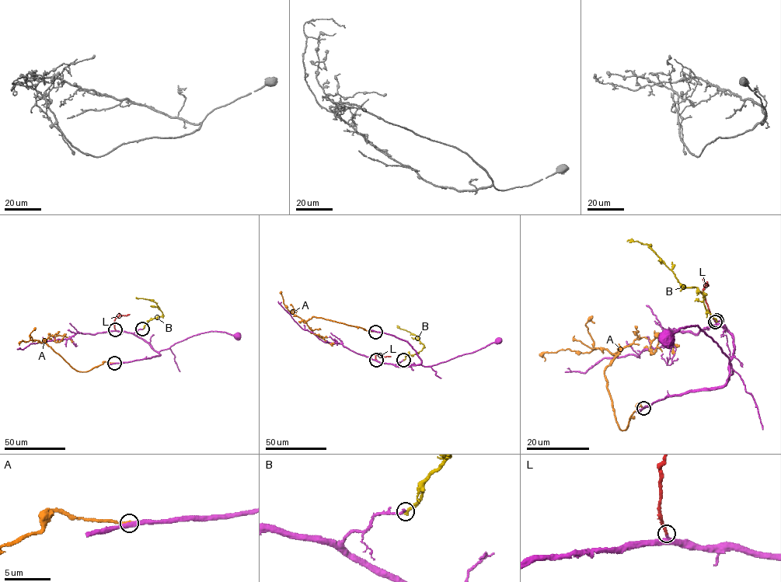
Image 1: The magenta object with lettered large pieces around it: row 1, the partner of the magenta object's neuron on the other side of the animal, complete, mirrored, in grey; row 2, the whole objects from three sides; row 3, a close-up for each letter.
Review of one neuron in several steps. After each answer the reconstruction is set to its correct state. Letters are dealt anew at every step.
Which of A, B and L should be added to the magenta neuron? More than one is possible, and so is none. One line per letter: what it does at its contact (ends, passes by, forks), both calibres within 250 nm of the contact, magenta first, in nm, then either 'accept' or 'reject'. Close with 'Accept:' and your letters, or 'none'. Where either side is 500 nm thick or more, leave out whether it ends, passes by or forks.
A: it ends; calibres 340 and 280 nm; reject
B: it ends; calibres 240 and 280 nm; reject
L: it ends; calibres 200 and 220 nm; accept
Accept: L

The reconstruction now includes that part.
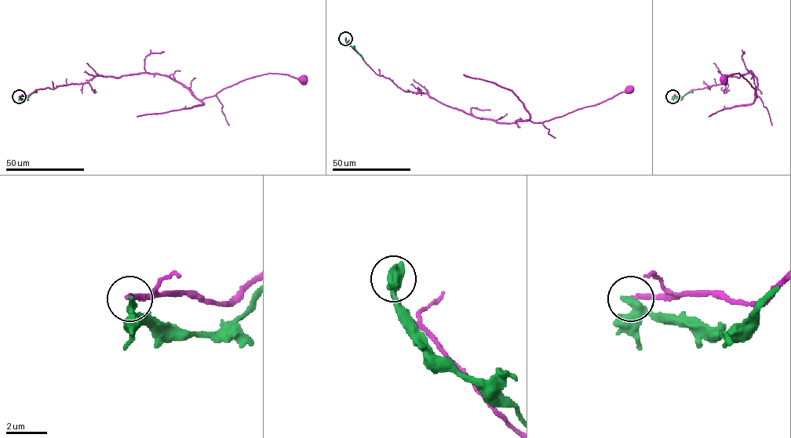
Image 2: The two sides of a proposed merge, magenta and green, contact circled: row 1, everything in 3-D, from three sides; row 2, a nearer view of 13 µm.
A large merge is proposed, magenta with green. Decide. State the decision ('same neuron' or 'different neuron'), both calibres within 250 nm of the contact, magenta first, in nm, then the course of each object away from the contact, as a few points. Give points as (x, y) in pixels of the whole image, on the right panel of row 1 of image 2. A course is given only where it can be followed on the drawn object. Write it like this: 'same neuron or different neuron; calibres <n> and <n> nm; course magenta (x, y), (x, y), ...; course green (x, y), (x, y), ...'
different neuron; calibres 190 and 320 nm; course magenta (672, 96), (725, 83), (727, 75), (751, 73), (757, 78), (755, 99), (756, 97), (739, 74), (723, 80); course green (672, 96), (680, 99), (693, 91)

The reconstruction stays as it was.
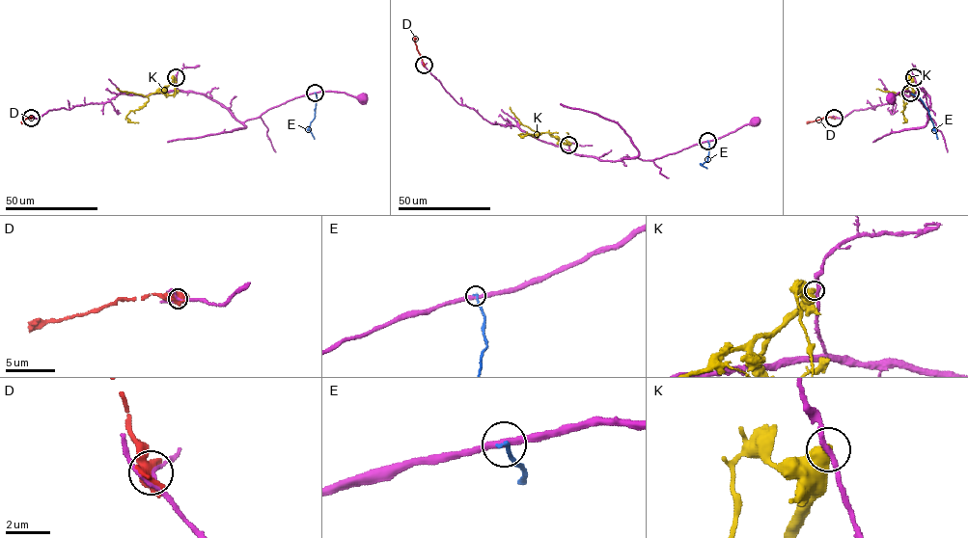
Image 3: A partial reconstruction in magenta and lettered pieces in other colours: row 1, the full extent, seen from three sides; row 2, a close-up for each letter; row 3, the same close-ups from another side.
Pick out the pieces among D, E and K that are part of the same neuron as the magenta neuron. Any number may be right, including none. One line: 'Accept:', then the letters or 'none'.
Accept: none

